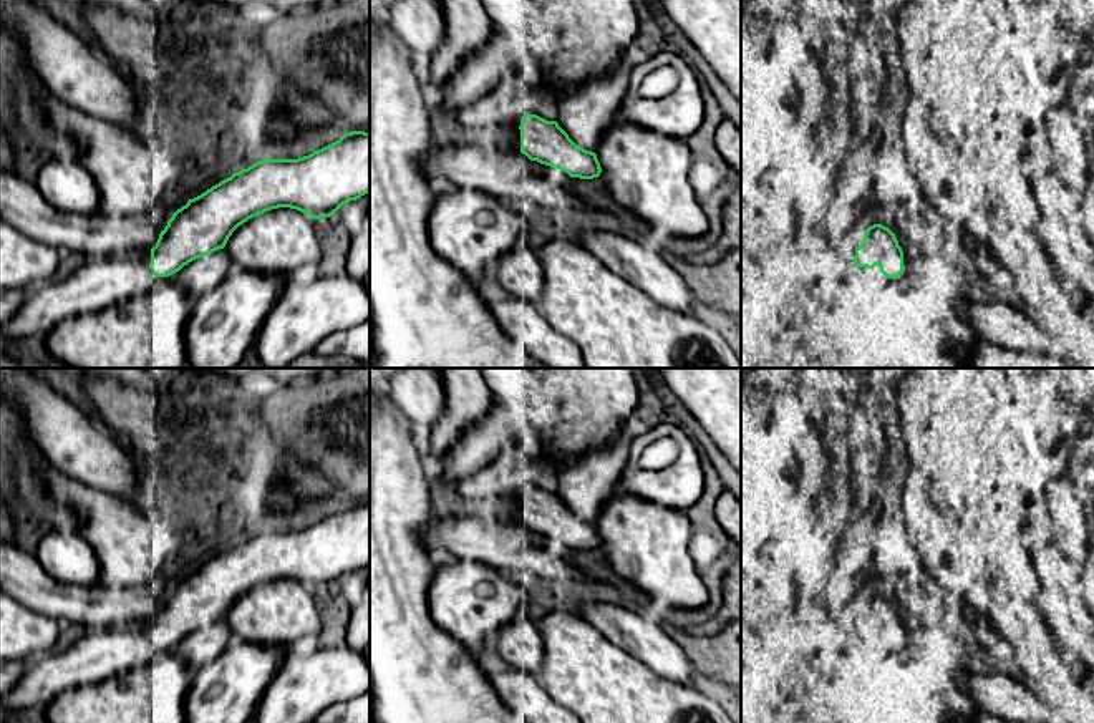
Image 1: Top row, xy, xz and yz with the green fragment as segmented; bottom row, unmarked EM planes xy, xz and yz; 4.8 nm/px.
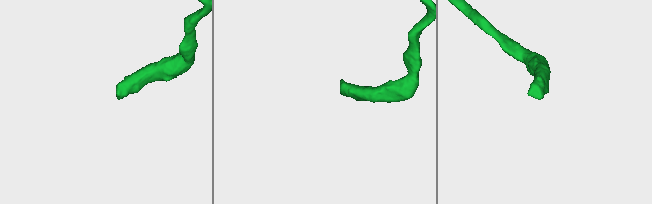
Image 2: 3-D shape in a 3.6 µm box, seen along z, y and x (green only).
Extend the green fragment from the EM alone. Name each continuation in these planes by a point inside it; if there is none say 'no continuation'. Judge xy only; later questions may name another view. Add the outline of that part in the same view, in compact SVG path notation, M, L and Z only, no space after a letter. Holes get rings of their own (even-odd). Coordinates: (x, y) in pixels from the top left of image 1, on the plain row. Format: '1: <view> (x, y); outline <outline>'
1: xy (100, 654); outline M139 627L86 632L65 652L51 652L28 662L20 683L0 698L0 716L17 710L45 708L63 691L103 682L151 658L151 640Z

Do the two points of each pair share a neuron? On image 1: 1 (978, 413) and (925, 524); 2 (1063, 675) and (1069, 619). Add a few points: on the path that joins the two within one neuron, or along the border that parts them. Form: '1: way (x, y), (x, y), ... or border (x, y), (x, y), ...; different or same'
1: border (912, 468), (935, 490), (960, 528); different
2: border (1046, 622), (1058, 649), (1076, 664); different

